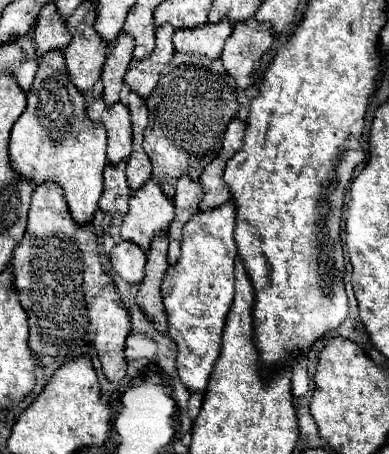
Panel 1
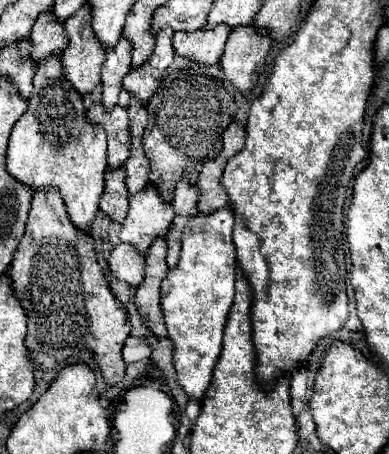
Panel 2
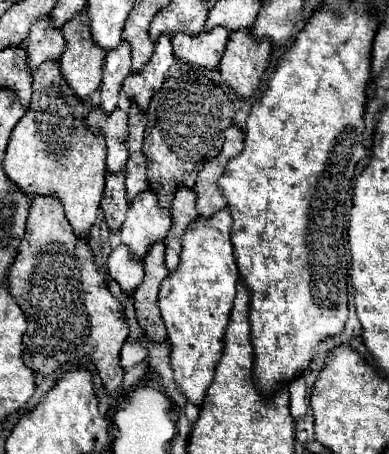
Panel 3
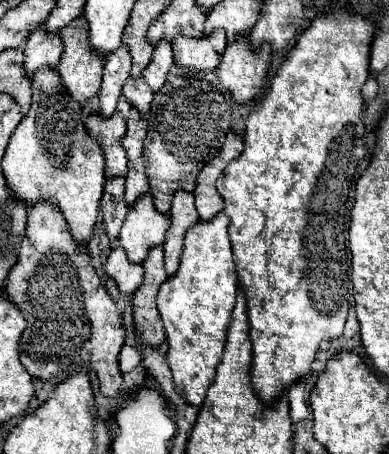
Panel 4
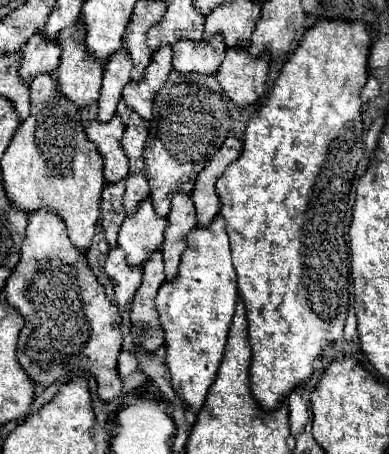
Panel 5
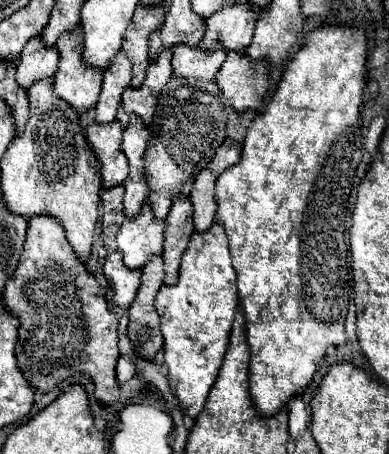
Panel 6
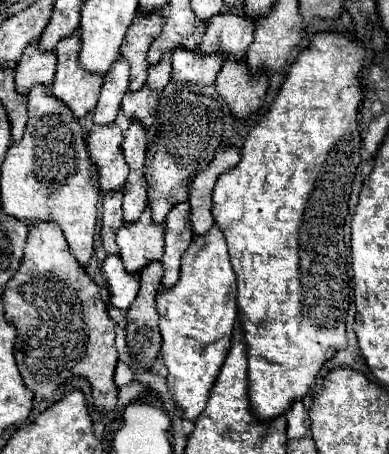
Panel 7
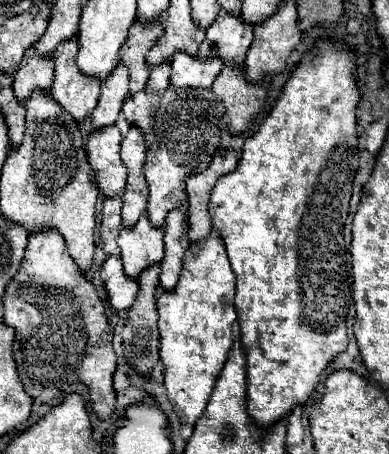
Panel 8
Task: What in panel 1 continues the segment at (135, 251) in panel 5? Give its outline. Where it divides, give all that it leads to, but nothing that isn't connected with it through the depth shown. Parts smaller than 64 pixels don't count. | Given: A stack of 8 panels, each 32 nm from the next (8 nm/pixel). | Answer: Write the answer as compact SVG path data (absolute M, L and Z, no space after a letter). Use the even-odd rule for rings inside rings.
M146 180L146 184L130 196L130 208L122 220L120 234L124 240L136 242L142 250L148 250L152 236L166 232L172 218L174 204L164 196L160 182Z

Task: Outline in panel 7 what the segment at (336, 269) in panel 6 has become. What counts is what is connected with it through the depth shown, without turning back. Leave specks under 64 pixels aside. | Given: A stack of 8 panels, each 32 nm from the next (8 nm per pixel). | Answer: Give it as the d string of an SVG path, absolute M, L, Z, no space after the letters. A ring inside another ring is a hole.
M340 32L312 34L308 48L304 48L292 62L268 112L248 132L248 138L242 146L242 160L232 170L224 172L214 186L214 220L216 220L216 226L220 226L226 236L232 266L238 276L238 310L240 310L242 330L244 330L244 338L248 346L248 382L250 382L248 396L250 396L252 412L260 420L272 420L284 414L294 400L302 400L310 392L310 386L316 382L316 374L328 360L328 352L346 348L344 322L346 322L346 312L350 306L350 288L352 288L352 266L350 266L350 246L348 246L348 238L350 238L348 198L350 198L352 180L356 176L356 168L360 164L362 138L358 132L358 106L362 102L362 82L360 82L362 60L364 60L362 40L352 38L348 34L340 34Z

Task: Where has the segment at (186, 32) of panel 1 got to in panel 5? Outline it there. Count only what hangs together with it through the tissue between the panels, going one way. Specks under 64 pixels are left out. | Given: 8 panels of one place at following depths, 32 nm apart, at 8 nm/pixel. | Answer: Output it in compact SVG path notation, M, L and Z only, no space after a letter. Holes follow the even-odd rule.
M220 34L212 40L180 40L172 46L174 50L174 68L178 72L196 72L196 74L214 74L224 60L226 44Z

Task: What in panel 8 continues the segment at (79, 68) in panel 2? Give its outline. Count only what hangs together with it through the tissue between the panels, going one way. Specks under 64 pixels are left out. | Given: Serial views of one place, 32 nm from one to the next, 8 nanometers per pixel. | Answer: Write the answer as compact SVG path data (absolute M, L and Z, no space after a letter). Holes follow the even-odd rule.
M76 36L72 40L66 40L56 48L54 52L54 84L52 84L52 98L76 120L84 120L92 114L92 110L98 104L100 94L100 80L88 80L78 68L76 68Z

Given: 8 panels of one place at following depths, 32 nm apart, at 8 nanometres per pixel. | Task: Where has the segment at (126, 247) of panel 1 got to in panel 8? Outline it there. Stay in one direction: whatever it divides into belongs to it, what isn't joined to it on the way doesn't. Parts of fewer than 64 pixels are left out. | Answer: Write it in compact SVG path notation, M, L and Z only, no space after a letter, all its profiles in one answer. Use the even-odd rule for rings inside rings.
M108 256L100 268L100 278L108 290L108 302L112 310L126 312L138 294L138 280L128 280L124 276L122 260L116 256Z

